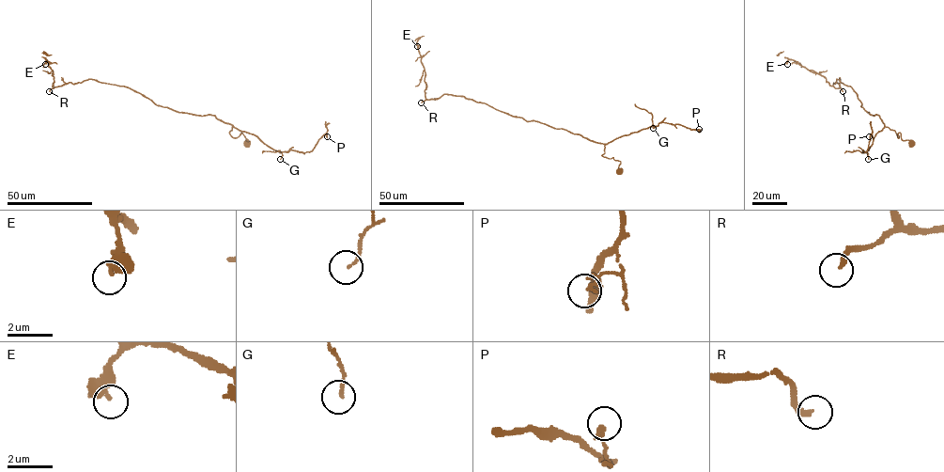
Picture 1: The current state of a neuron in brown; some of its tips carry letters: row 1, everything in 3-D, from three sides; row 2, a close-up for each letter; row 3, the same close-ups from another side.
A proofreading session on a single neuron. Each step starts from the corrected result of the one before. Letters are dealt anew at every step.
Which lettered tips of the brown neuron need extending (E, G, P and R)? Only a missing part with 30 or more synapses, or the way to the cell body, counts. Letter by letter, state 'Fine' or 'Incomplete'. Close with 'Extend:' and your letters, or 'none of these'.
E: Fine
G: Fine
P: Fine
R: Incomplete
Extend: R

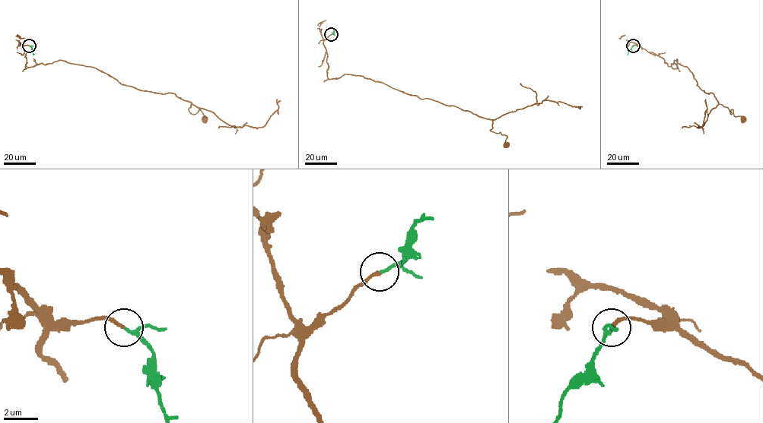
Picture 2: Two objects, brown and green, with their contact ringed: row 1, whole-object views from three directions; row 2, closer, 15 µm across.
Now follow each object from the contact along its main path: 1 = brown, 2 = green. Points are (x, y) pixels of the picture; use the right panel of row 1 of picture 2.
1: (633, 45), (653, 52), (672, 68), (677, 67), (674, 60), (686, 66), (702, 90), (743, 118)
2: (633, 45), (627, 55)

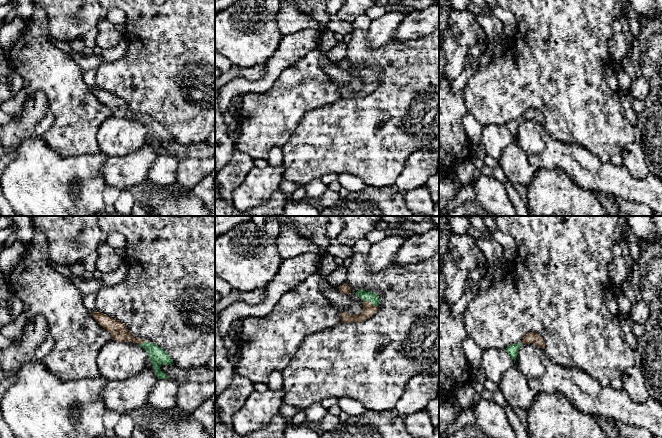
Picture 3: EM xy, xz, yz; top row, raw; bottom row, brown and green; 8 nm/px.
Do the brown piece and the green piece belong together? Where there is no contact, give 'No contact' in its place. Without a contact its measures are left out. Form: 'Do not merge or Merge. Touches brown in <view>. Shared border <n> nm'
Merge. Touches brown in xz. Shared border 120 nm

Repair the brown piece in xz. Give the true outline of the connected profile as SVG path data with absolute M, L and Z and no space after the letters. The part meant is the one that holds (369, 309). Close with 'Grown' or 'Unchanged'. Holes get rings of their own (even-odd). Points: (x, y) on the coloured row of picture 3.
M361 289L355 294L363 300L363 311L360 315L350 315L346 312L341 313L341 323L363 322L372 317L377 311L376 307L379 305L380 299L376 293L366 292Z. Grown

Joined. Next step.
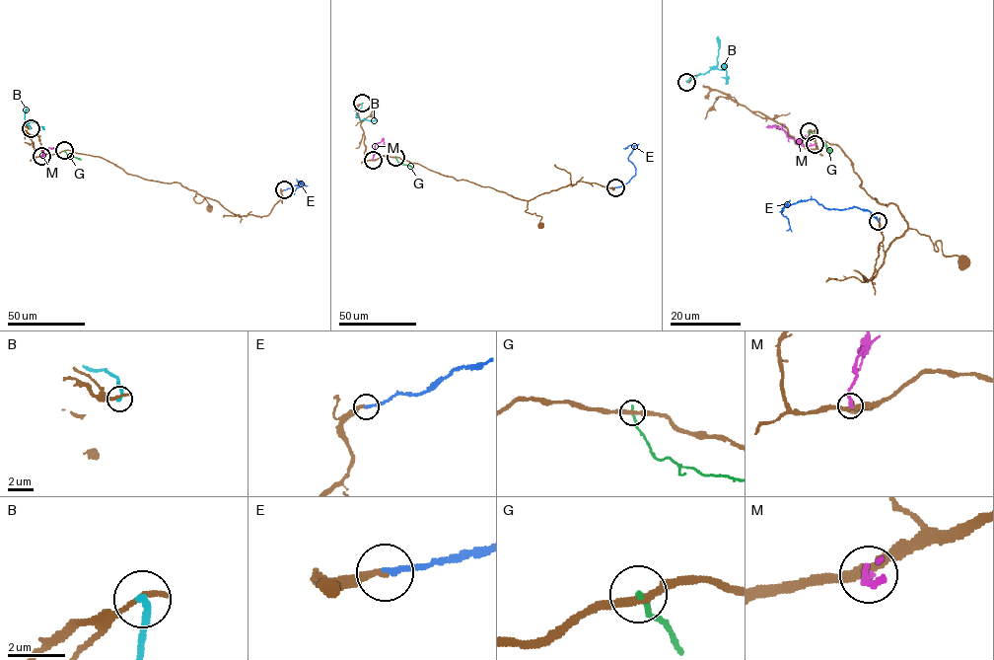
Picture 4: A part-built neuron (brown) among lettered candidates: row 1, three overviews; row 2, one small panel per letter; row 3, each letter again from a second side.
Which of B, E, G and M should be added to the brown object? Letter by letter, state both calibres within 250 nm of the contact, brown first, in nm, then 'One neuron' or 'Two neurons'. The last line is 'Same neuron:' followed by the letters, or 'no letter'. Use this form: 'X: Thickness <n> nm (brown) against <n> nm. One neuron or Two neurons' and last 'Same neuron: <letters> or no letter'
B: Thickness 240 nm (brown) against 240 nm. Two neurons
E: Thickness 240 nm (brown) against 240 nm. One neuron
G: Thickness 280 nm (brown) against 220 nm. Two neurons
M: Thickness 280 nm (brown) against 240 nm. Two neurons
Same neuron: E

